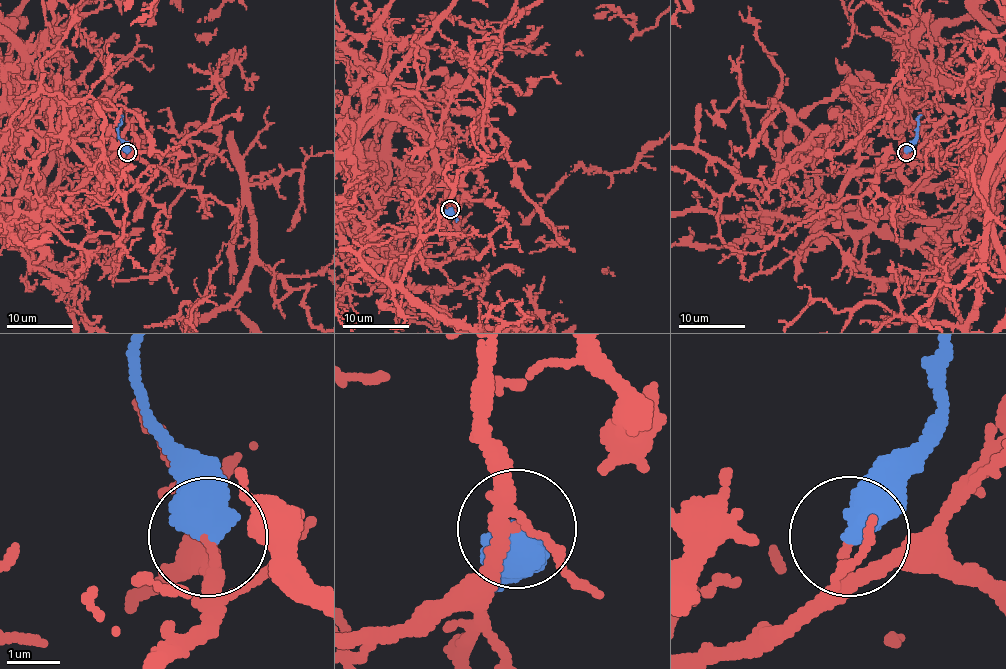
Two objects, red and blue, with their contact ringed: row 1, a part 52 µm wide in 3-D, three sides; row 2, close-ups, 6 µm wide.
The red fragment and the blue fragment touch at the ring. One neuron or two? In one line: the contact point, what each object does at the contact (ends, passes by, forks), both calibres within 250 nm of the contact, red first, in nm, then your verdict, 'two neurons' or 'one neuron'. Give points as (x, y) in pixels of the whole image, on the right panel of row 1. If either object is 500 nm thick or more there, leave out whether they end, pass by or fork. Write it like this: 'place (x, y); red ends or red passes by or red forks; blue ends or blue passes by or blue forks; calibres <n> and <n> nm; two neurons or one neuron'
place (906, 152); calibres 140 and 650 nm; two neurons

